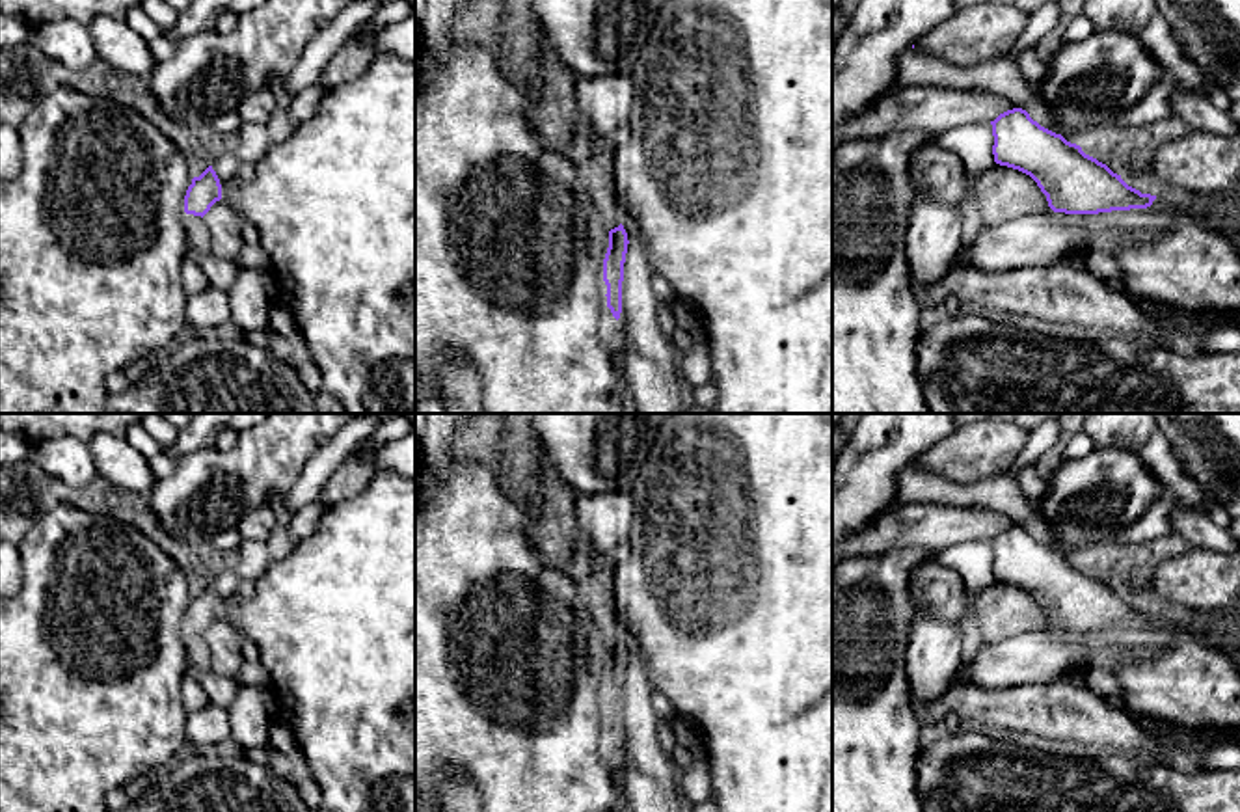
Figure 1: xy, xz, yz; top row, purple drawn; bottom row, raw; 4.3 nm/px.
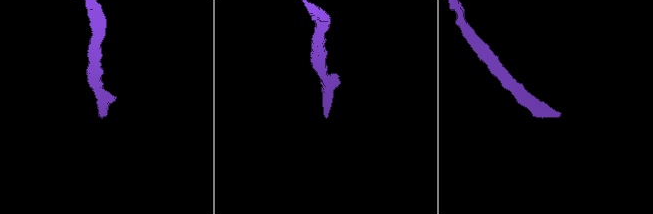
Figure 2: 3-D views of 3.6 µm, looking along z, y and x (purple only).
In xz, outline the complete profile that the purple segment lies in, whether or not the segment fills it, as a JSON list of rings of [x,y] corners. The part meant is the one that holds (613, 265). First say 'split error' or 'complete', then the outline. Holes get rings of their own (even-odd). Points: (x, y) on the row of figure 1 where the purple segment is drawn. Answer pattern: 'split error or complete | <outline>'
split error | [[[622,223],[609,231],[609,248],[603,259],[603,292],[607,296],[607,305],[601,313],[601,345],[616,359],[620,359],[626,343],[624,335],[616,330],[616,320],[622,313],[622,281],[627,244],[627,233]]]

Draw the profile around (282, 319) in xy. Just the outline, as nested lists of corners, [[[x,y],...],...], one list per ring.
[[[277,298],[270,307],[270,328],[290,339],[298,332],[296,317],[285,298]]]

